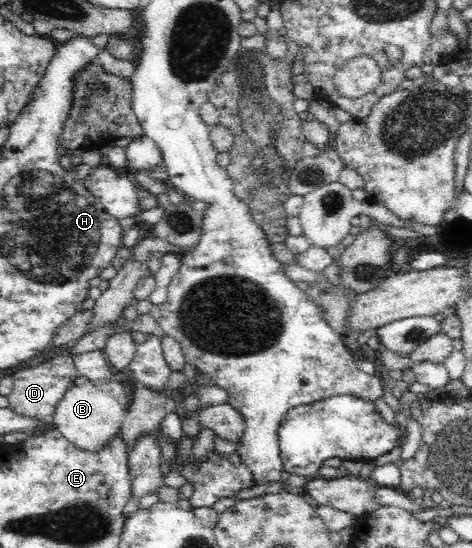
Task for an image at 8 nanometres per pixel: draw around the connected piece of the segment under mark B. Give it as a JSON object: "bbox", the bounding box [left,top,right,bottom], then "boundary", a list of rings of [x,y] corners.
{"bbox":[54,375,129,451],"boundary":[[[75,375],[69,382],[65,394],[57,402],[54,411],[54,428],[77,449],[81,451],[99,451],[120,432],[129,406],[128,385],[114,379],[102,379],[93,382],[92,379]]]}

